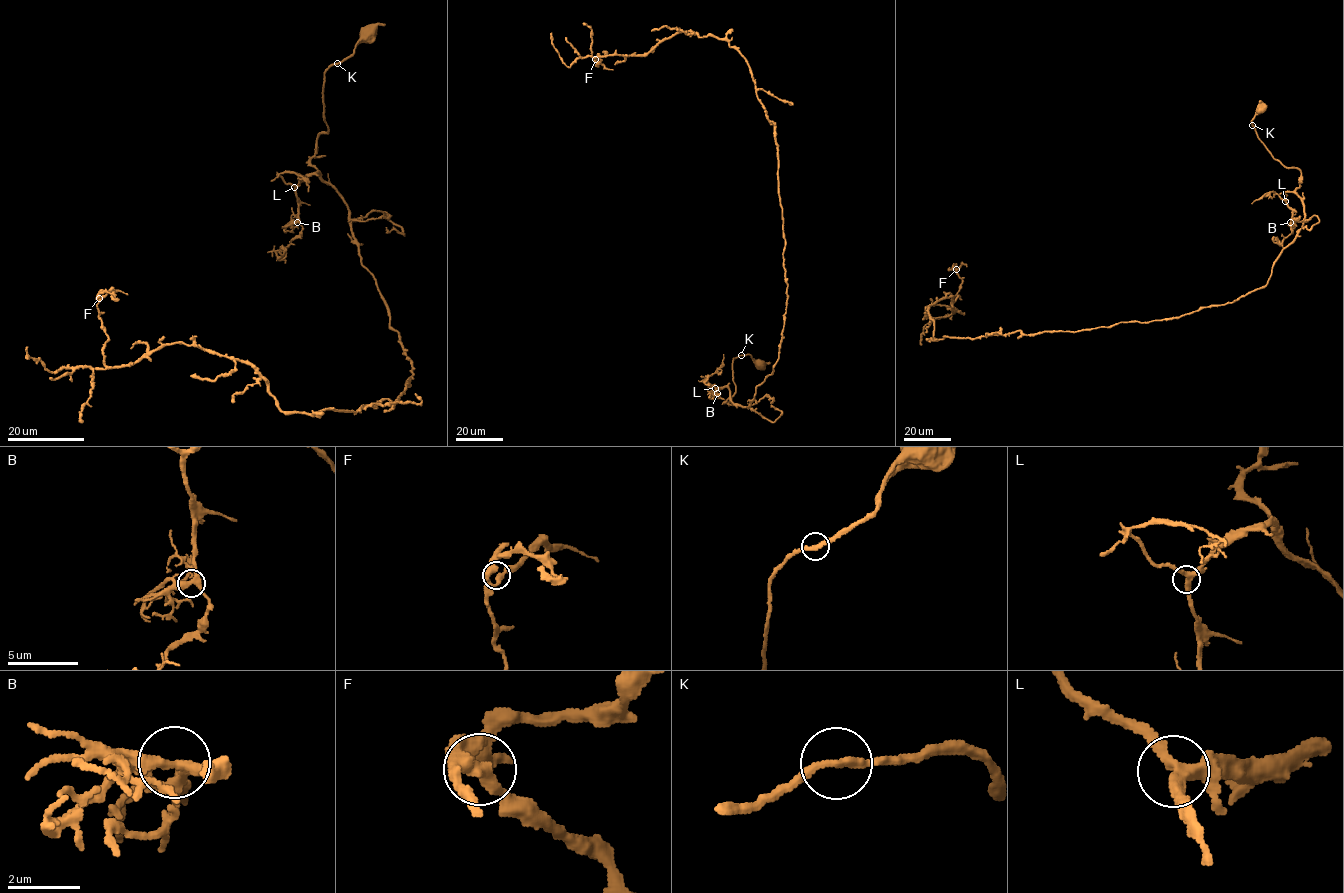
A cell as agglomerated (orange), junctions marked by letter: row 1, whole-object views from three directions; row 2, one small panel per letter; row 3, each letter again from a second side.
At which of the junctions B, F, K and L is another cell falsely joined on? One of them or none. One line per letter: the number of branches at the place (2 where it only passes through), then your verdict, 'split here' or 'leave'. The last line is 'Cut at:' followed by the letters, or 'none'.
B: 3 | leave
F: 2 | leave
K: 2 | leave
L: 3 | leave
Cut at: none

